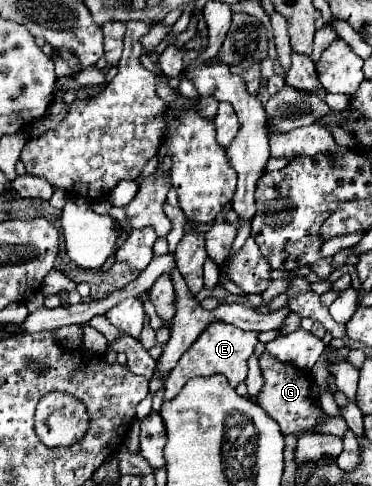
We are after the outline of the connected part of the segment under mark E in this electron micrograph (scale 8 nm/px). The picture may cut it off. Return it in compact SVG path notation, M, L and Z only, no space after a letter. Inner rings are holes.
M221 321L209 325L209 329L205 329L205 333L201 333L201 337L191 345L191 349L185 351L185 355L181 357L181 361L177 363L173 373L167 377L163 401L171 401L185 387L187 379L197 377L197 375L209 377L209 375L221 373L227 377L231 387L237 387L247 377L247 359L251 357L255 345L257 345L257 333L253 333L253 331L241 331L241 329L237 329L229 323L221 323Z

